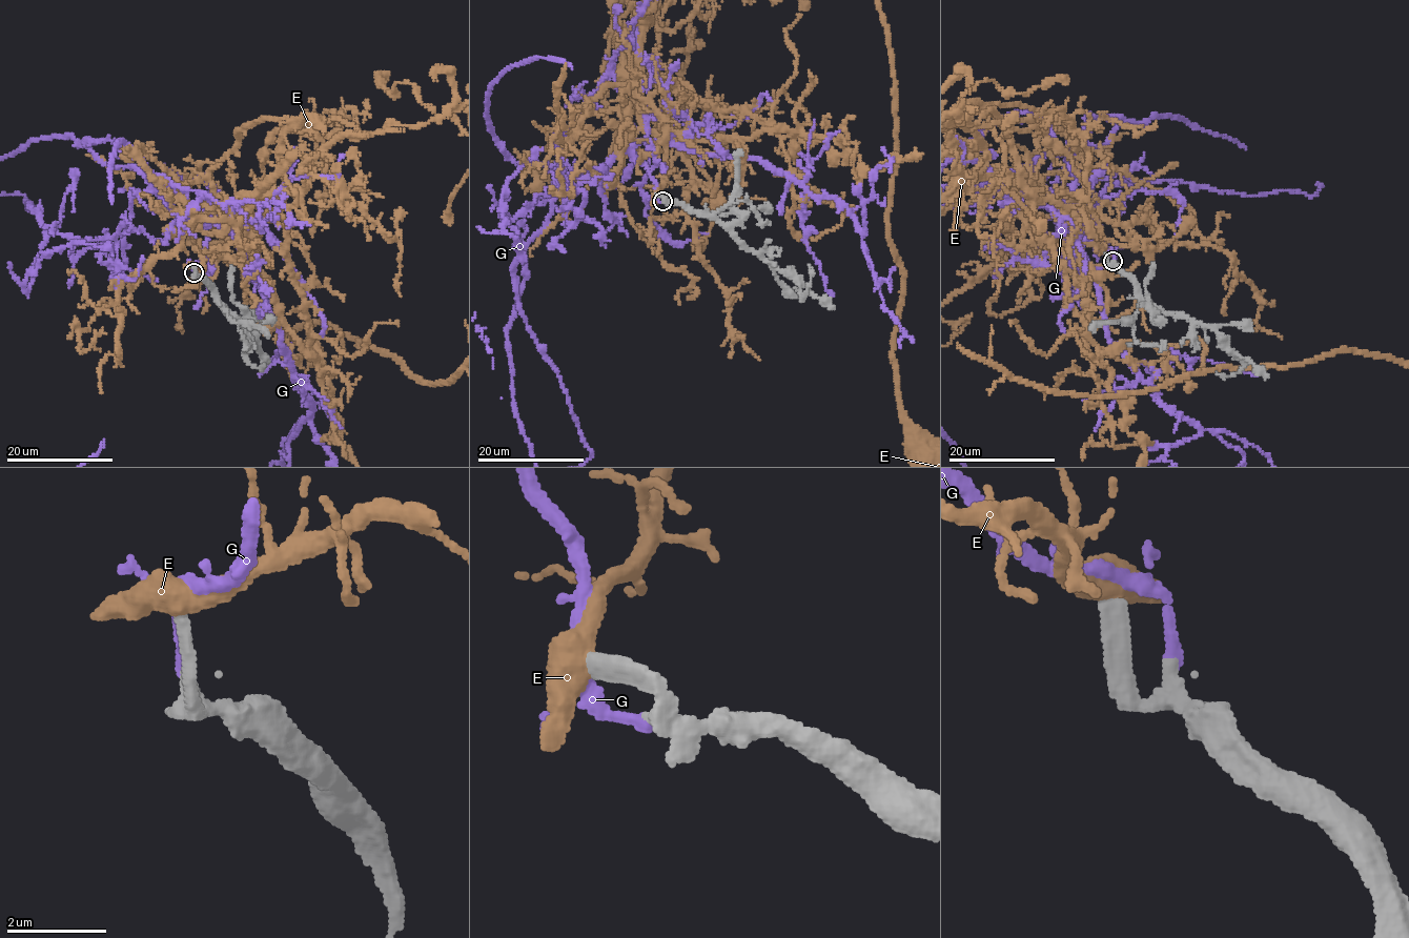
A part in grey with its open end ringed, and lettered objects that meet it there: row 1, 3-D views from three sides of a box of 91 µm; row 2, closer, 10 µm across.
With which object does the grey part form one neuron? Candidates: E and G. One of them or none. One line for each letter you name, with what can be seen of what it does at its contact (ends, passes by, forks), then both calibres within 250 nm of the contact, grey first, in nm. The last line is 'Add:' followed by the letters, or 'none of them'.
G: it ends; calibres 360 and 200 nm
Add: G

